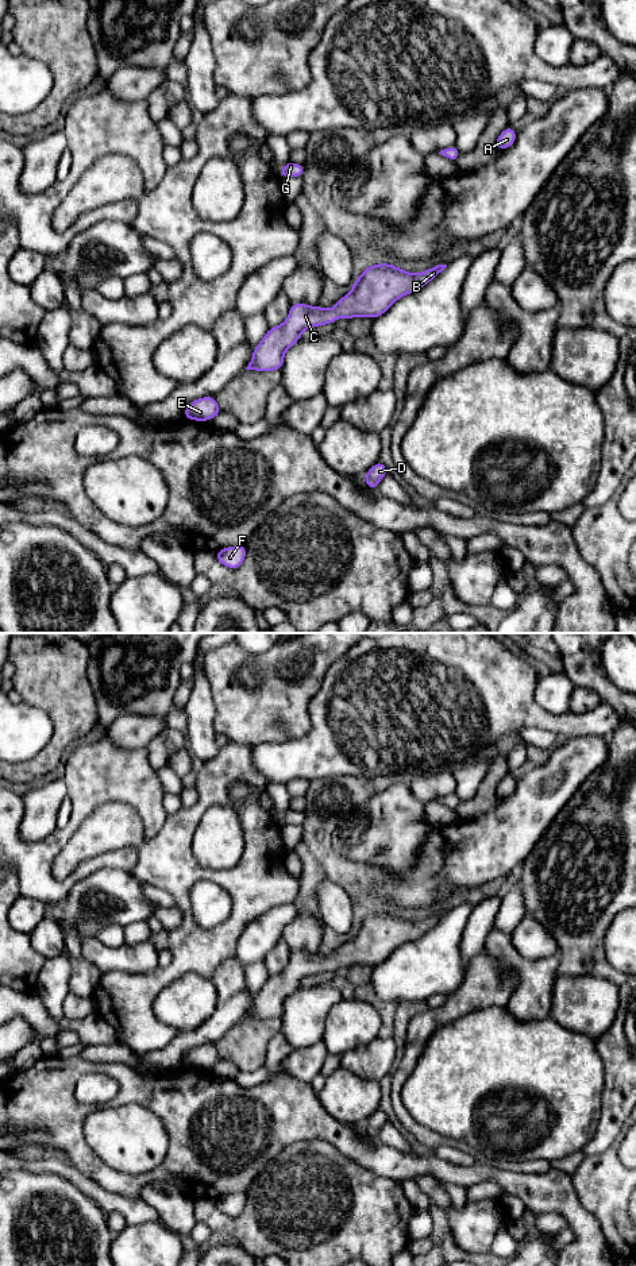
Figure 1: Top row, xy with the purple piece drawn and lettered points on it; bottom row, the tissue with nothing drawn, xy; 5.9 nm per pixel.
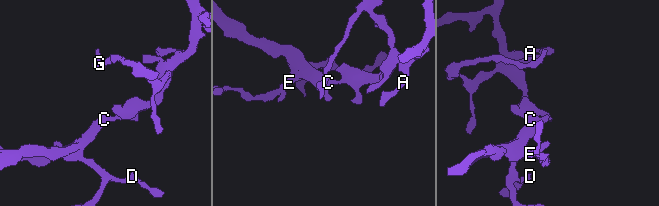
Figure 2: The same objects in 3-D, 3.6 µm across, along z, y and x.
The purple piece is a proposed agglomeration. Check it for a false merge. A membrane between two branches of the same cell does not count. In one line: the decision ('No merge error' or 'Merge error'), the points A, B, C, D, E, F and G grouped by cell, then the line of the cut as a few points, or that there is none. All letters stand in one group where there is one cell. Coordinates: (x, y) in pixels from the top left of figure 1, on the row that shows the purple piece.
No merge error. Groups: A B C D E F G. No split

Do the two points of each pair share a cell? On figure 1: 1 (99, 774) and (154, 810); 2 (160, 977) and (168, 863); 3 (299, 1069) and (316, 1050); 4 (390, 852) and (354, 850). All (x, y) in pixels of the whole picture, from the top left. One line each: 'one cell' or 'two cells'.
1: one cell
2: one cell
3: one cell
4: one cell

